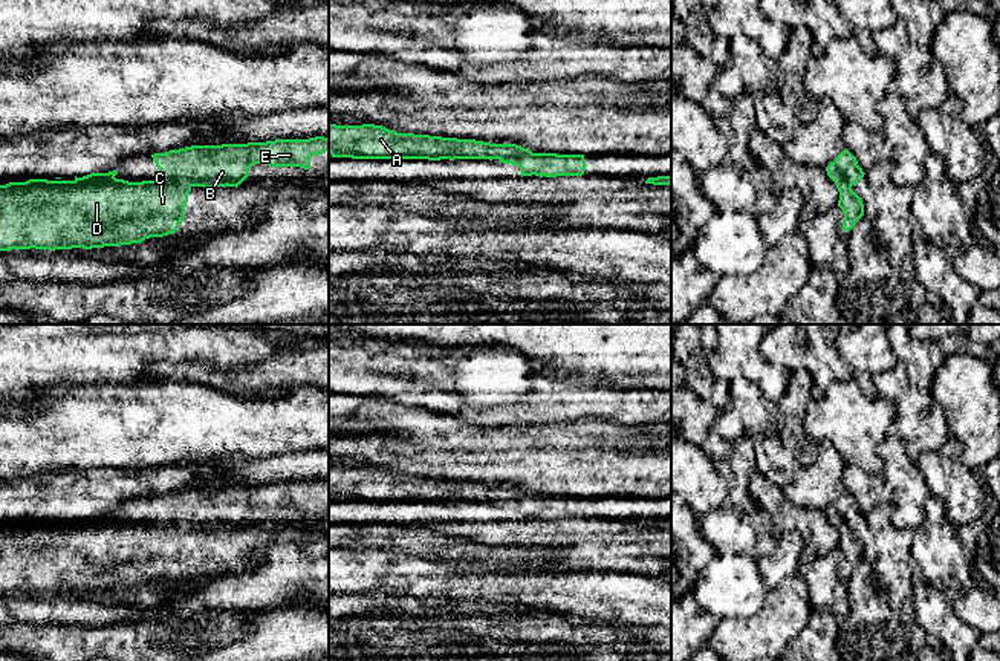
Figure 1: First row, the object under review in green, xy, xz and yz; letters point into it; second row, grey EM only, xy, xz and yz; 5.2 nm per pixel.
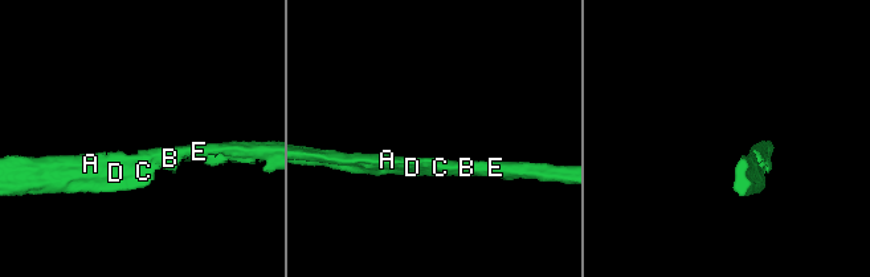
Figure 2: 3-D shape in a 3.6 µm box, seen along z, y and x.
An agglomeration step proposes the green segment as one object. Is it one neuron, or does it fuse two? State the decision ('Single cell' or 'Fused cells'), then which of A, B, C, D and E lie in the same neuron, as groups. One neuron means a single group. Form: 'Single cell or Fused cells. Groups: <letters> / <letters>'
Single cell. Groups: A B C D E

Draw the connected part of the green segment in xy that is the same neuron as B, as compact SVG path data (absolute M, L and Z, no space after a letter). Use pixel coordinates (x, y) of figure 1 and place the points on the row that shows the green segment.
M329 138L275 139L266 142L191 145L151 155L161 174L156 181L116 179L118 170L90 173L73 181L29 179L0 185L0 251L72 249L141 243L177 231L193 187L239 187L255 164L310 168L313 155L329 153Z

